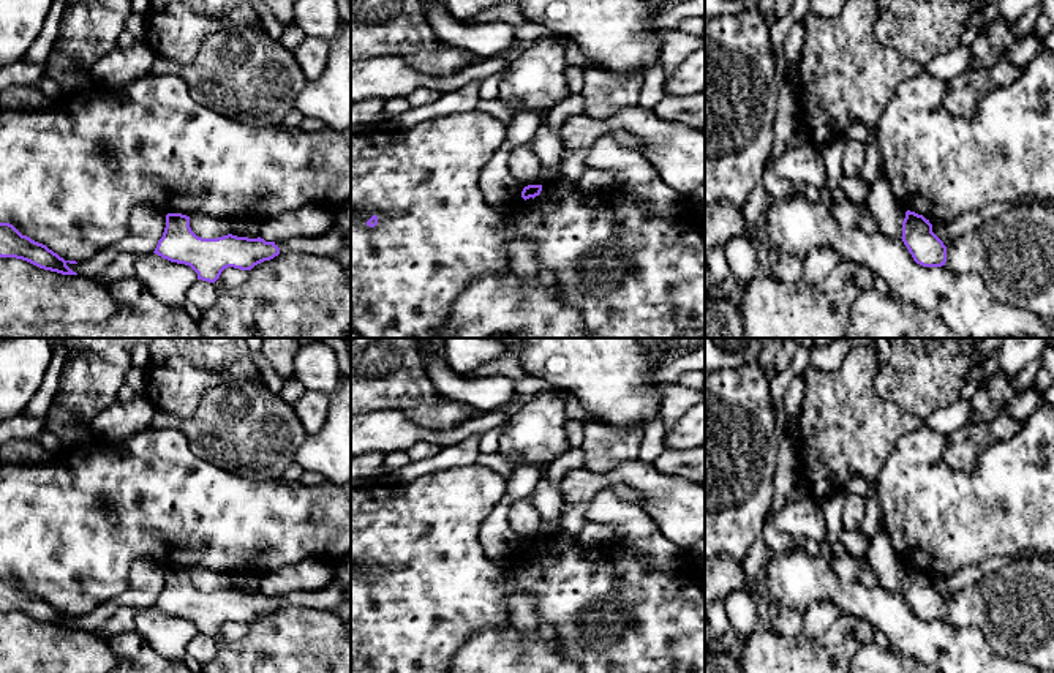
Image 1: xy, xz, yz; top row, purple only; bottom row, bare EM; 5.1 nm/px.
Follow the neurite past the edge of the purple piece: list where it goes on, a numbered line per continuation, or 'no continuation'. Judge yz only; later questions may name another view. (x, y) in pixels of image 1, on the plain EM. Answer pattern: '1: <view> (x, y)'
no continuation

